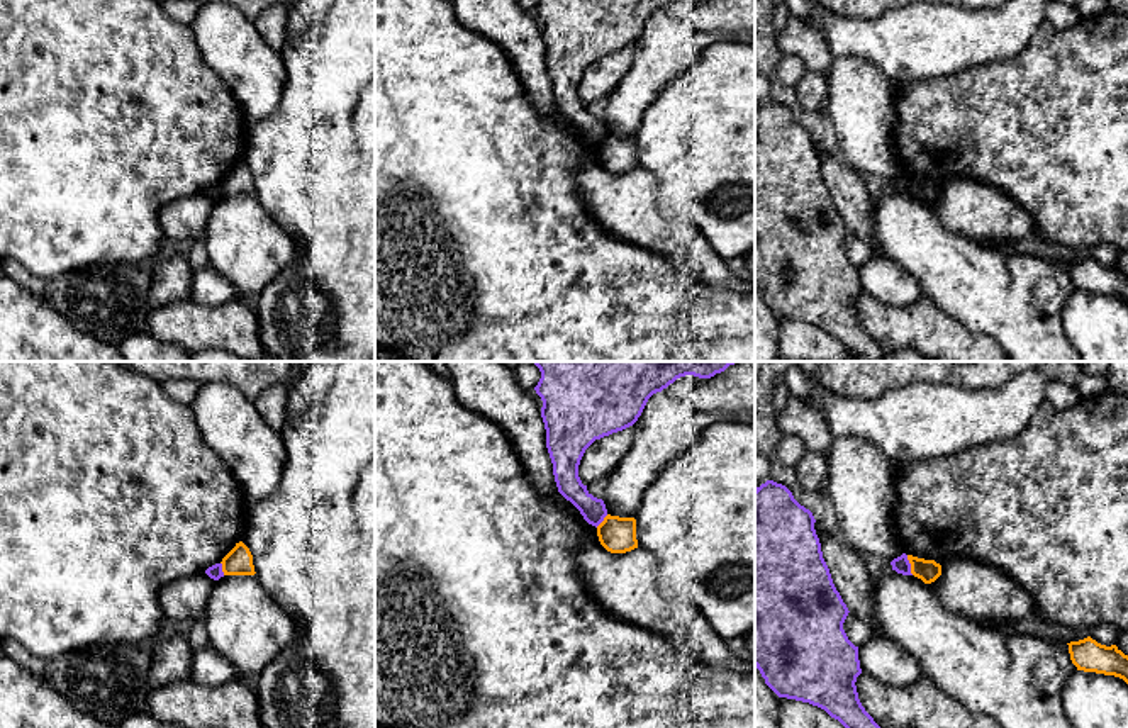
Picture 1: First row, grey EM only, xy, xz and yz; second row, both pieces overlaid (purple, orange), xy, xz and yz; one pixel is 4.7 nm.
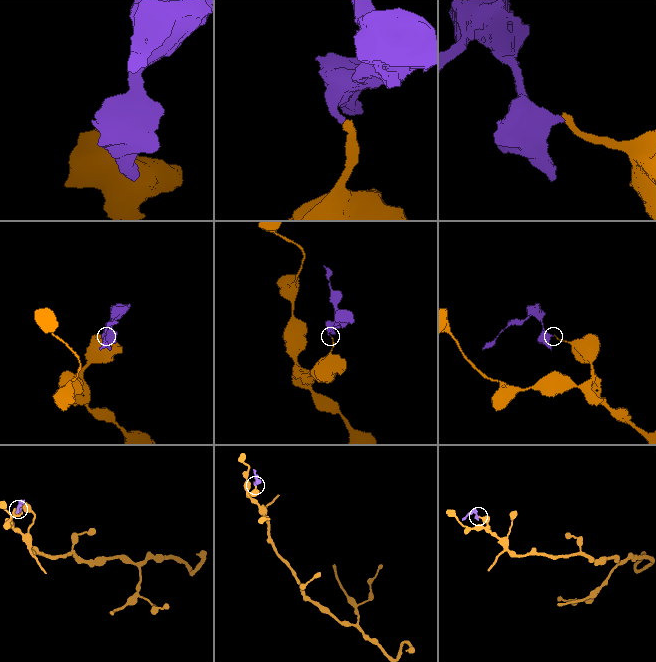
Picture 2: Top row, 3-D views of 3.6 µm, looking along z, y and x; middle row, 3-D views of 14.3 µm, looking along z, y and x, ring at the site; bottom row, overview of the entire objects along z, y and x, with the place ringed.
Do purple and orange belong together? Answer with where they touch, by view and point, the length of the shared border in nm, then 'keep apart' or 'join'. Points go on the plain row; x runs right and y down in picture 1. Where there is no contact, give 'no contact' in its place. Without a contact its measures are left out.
yz (910, 185) | 100 nm | keep apart

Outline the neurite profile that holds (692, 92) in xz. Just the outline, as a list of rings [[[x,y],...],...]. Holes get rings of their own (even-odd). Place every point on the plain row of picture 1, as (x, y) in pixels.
[[[724,41],[704,48],[694,58],[690,68],[667,83],[658,98],[648,107],[634,139],[638,166],[656,176],[663,209],[675,217],[680,229],[685,229],[687,224],[695,224],[724,261],[745,256],[755,246],[755,41]]]

